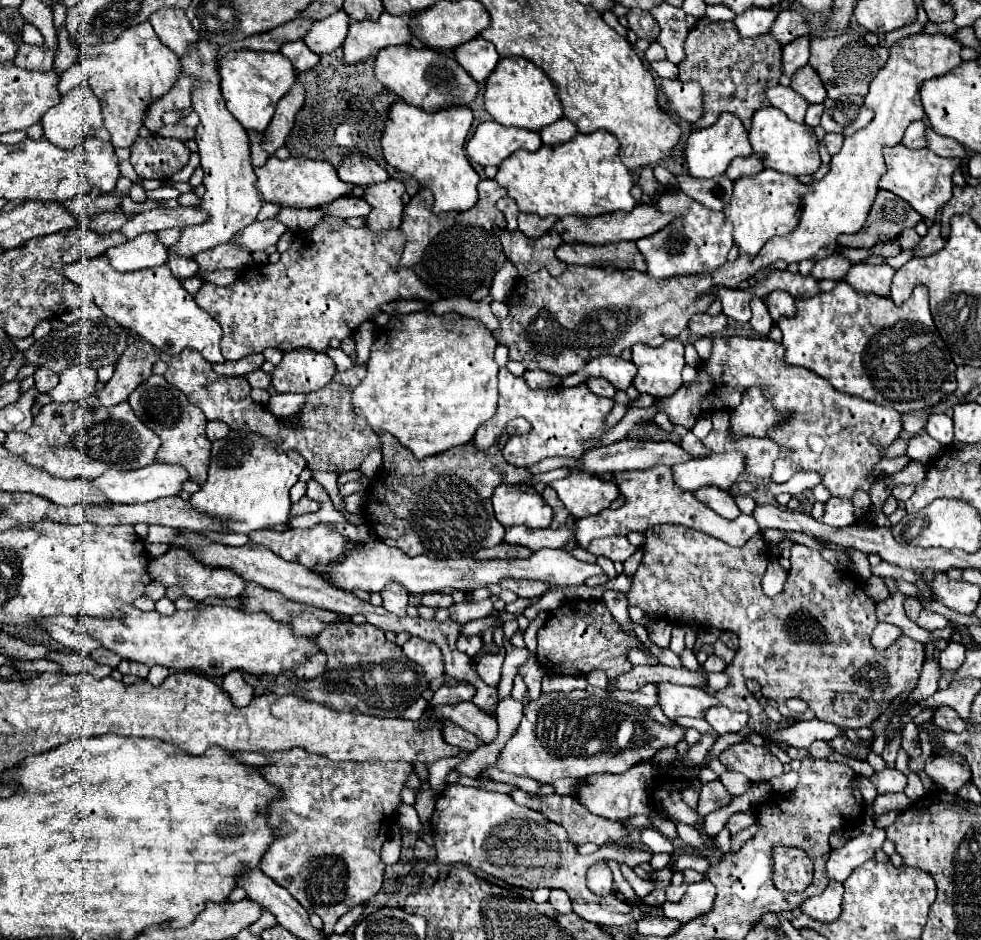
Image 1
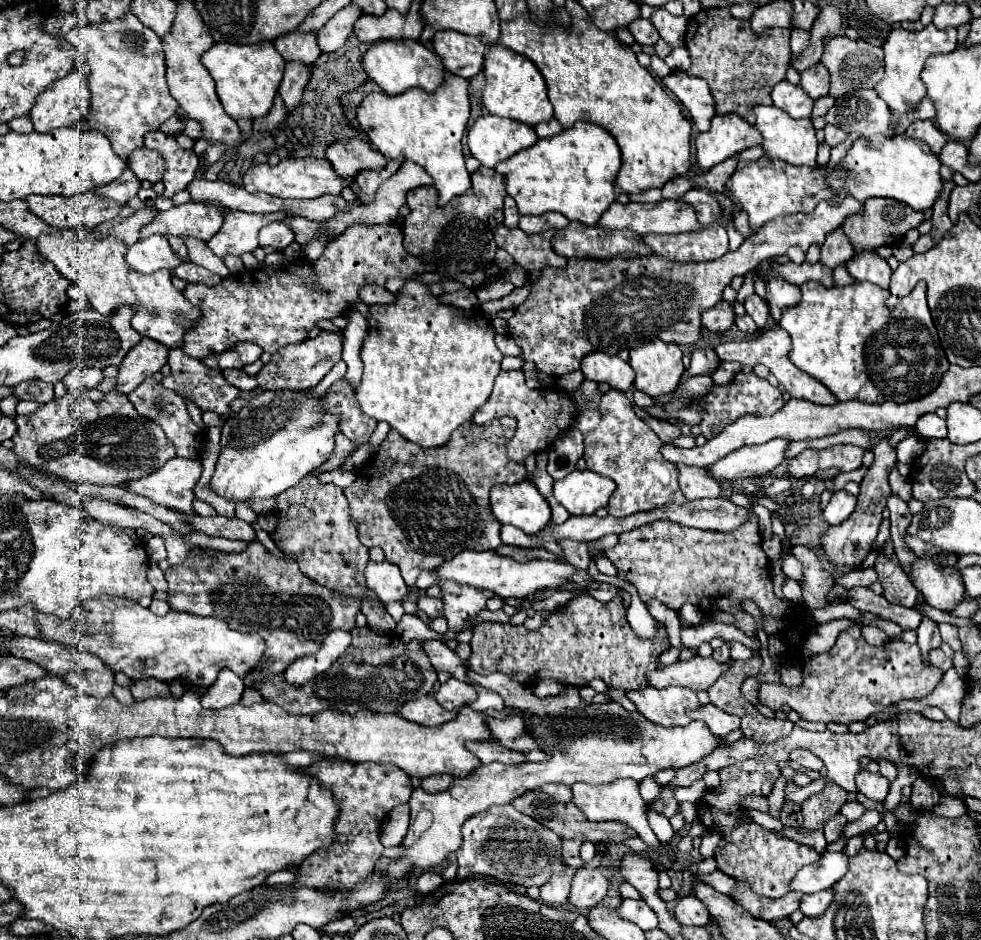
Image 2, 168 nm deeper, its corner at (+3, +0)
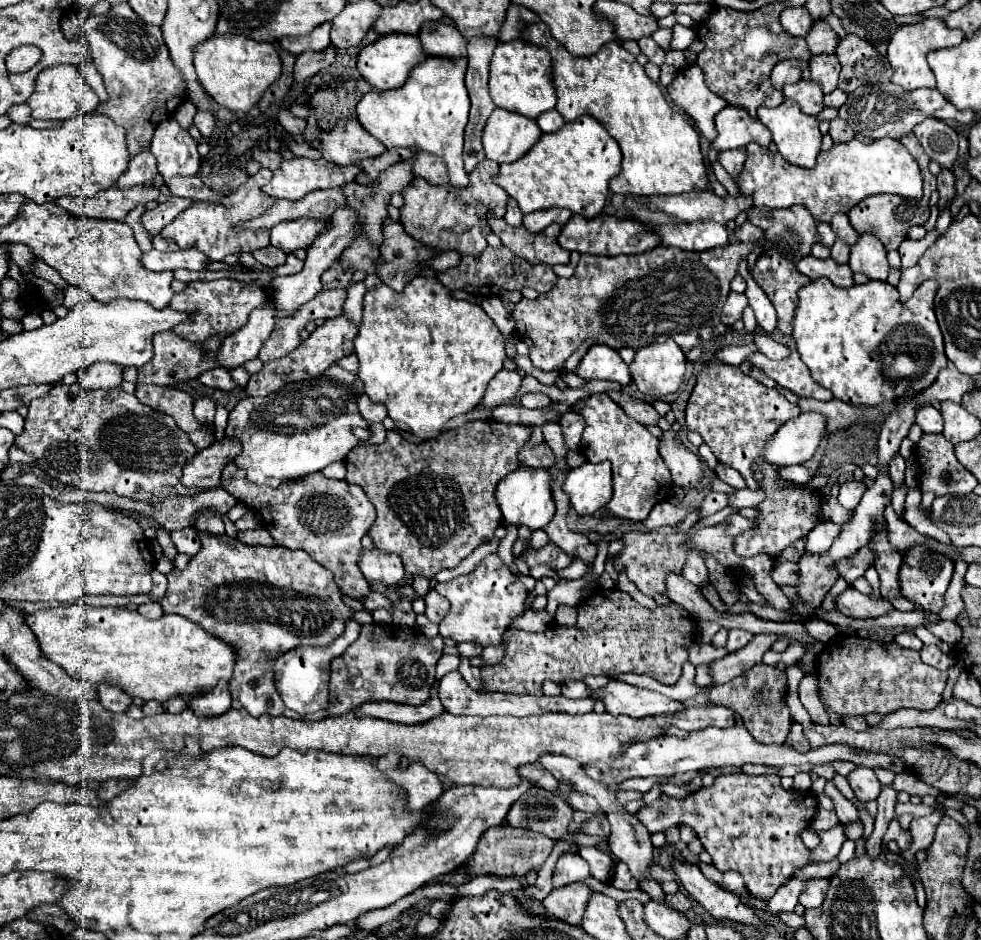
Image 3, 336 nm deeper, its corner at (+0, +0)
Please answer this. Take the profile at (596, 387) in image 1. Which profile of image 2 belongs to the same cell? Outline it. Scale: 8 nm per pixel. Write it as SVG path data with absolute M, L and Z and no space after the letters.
M609 389L601 397L599 413L603 421L601 425L597 425L597 429L593 429L593 433L585 435L583 457L587 461L587 469L617 483L617 489L607 505L609 515L627 517L663 505L685 505L687 499L679 489L677 465L661 457L661 439L649 429L649 425L641 417L637 417L637 413L633 411L633 403L627 399L627 395L617 389Z

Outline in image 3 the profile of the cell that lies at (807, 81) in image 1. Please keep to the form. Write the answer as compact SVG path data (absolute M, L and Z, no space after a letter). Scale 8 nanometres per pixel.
M816 55L810 59L810 73L812 81L820 83L824 93L832 93L838 85L840 63L834 55Z

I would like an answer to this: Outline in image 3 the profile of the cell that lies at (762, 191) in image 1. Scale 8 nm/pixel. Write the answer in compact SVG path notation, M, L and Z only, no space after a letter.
M852 139L838 143L830 151L822 151L814 169L790 165L766 147L750 143L746 147L748 159L744 173L738 181L742 195L752 195L754 207L786 209L792 205L804 205L818 221L830 221L836 211L848 213L864 197L876 193L896 193L900 197L922 197L922 175L914 157L894 139L876 139L872 143L860 143Z

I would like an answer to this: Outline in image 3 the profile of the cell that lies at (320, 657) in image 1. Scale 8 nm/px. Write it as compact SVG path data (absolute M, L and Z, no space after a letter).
M348 621L344 627L344 633L332 641L330 645L324 647L296 647L286 651L276 663L274 663L274 683L276 689L284 701L284 705L298 715L310 715L316 713L318 709L324 709L328 705L328 683L330 683L330 661L344 653L344 649L356 641L360 635L360 625L356 621Z

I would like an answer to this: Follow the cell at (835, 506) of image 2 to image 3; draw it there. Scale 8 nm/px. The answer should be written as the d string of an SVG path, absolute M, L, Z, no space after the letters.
M846 481L840 485L840 495L838 501L840 505L844 505L846 509L854 509L860 503L860 497L864 495L864 481Z

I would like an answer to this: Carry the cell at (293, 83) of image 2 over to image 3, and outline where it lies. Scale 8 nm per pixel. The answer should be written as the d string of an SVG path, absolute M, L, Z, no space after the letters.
M334 45L326 47L326 51L304 51L296 59L294 79L304 81L304 79L316 75L322 67L332 65L334 59L336 59L336 47Z

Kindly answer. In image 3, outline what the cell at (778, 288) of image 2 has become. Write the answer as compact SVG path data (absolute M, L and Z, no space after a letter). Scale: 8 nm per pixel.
M794 205L790 209L760 209L760 207L752 207L748 211L746 219L752 225L760 227L766 233L766 239L768 239L768 247L758 257L756 265L750 269L750 275L764 289L764 293L768 295L772 305L776 307L778 331L788 337L788 335L792 335L792 317L794 317L794 311L796 311L796 305L798 305L798 289L810 283L810 279L804 277L794 267L796 265L794 261L800 261L802 257L808 257L812 245L820 241L820 235L816 235L818 233L816 231L816 219L802 205Z

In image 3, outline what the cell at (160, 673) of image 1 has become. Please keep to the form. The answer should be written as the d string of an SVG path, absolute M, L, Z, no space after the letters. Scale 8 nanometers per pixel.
M172 697L172 699L164 701L162 707L164 707L164 711L168 711L168 713L182 713L182 711L186 709L186 699L184 699L184 697Z

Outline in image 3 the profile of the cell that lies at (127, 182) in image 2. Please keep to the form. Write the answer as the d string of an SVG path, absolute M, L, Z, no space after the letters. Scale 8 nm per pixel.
M142 149L138 155L132 155L128 159L128 169L116 181L116 187L126 189L132 185L140 185L144 181L152 181L156 175L156 157L150 153L150 149Z

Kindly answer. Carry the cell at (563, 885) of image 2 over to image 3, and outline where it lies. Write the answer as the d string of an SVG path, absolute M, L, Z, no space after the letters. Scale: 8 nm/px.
M578 851L562 853L556 863L552 883L554 883L554 889L558 889L576 881L584 881L588 875L590 875L588 863L578 855Z

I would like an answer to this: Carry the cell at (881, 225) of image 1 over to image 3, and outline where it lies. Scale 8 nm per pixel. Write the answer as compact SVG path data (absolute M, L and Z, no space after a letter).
M908 133L908 135L900 137L900 143L904 143L904 145L908 147L908 151L912 153L912 157L918 159L916 163L920 165L920 171L922 171L922 175L924 175L924 195L922 195L922 199L906 199L906 197L900 197L900 195L870 195L868 199L864 199L864 201L860 201L856 207L852 207L850 213L848 213L852 227L854 227L860 235L862 235L862 233L872 233L872 235L876 235L876 237L884 243L886 251L898 249L900 243L902 243L902 239L906 239L906 233L908 233L908 229L910 229L912 225L924 225L924 223L926 223L926 219L930 217L930 205L928 205L928 201L930 201L932 191L936 189L936 177L928 171L930 157L924 153L924 149L922 149L922 145L916 141L916 137L914 137L912 133Z

